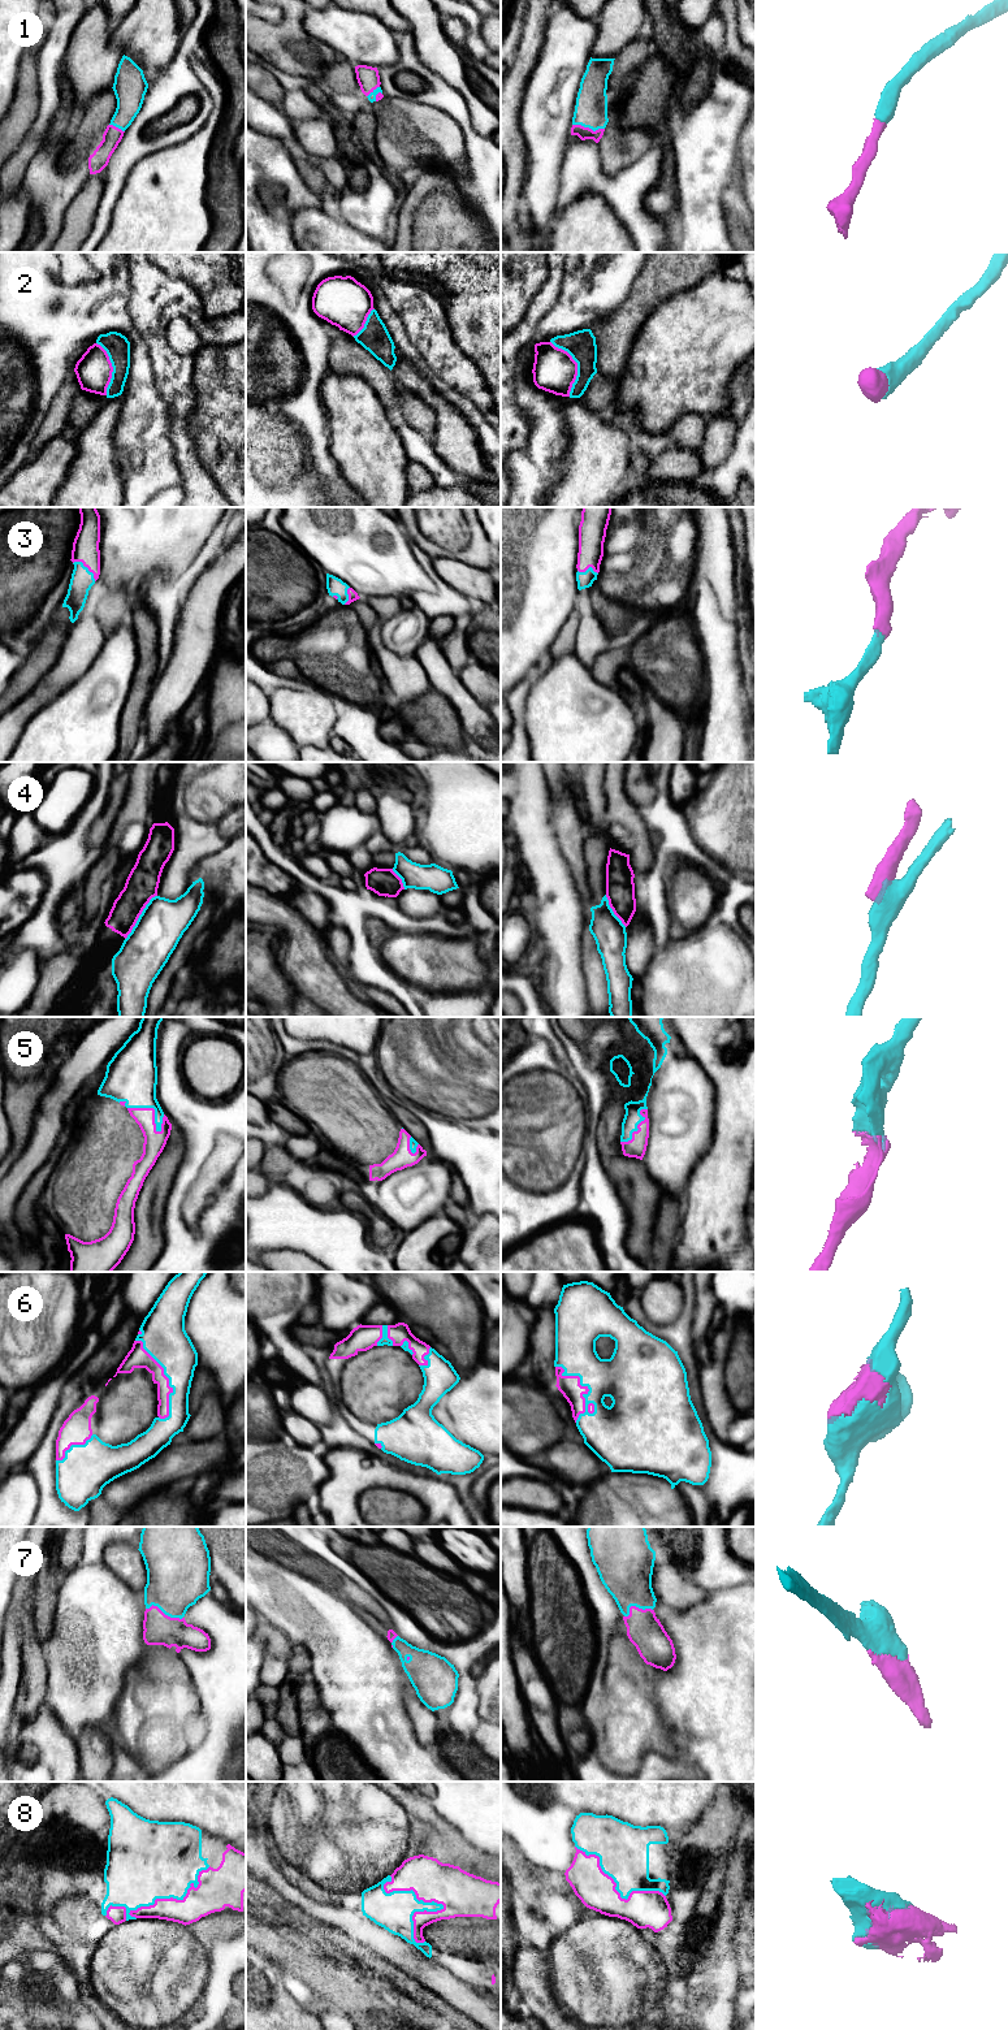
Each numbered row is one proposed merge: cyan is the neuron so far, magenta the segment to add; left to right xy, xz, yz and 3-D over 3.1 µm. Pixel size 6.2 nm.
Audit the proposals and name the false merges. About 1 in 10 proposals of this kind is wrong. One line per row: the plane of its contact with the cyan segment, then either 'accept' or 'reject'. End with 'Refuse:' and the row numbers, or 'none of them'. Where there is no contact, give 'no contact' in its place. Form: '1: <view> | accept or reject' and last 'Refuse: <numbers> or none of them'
1: yz | accept
2: yz | accept
3: xy | accept
4: xy | reject
5: xy | accept
6: yz | accept
7: xy | accept
8: xy | accept
Refuse: 4

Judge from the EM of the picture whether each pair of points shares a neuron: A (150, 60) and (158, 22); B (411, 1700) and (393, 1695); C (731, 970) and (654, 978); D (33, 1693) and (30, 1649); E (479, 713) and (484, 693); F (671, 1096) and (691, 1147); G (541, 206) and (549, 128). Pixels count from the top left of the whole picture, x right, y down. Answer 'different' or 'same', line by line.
A: same
B: different
C: same
D: same
E: different
F: same
G: same

